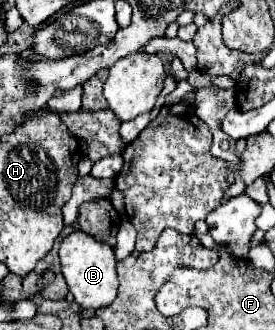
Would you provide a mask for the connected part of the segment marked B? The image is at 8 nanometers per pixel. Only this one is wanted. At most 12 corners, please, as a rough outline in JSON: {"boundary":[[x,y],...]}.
{"boundary":[[81,230],[59,246],[61,274],[83,308],[117,296],[115,254]]}

